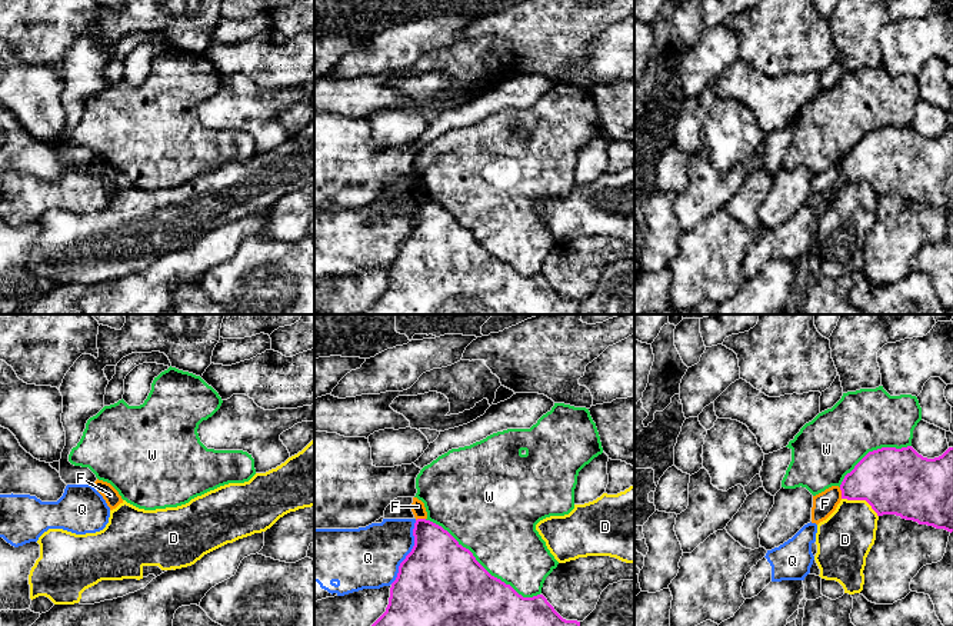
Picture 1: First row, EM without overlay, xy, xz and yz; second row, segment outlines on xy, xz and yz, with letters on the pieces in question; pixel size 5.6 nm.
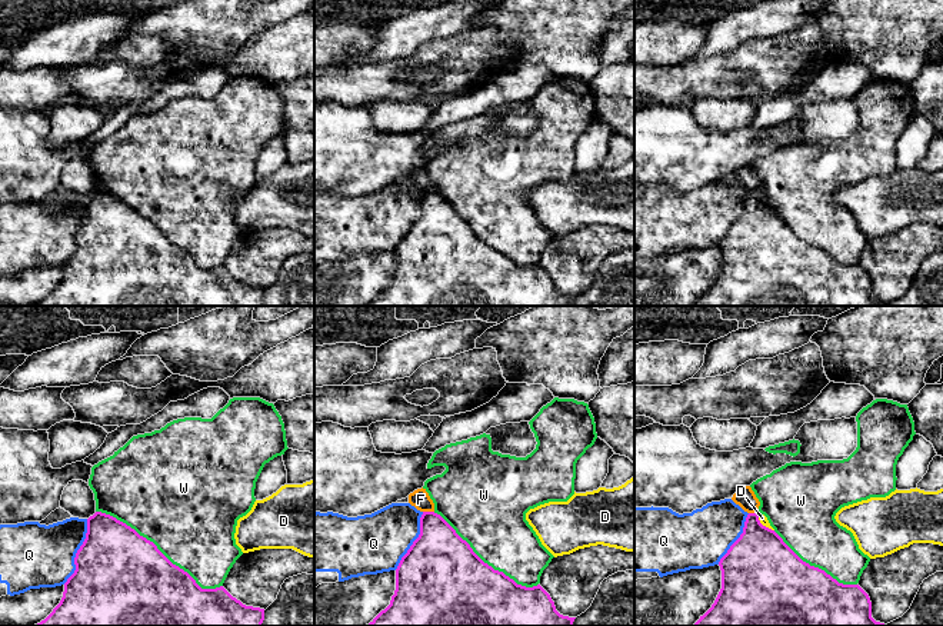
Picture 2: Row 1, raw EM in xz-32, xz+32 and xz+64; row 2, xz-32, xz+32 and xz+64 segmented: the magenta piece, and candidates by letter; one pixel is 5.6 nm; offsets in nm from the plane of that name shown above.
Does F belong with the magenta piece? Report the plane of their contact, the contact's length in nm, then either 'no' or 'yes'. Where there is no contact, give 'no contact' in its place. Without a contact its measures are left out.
meets magenta in yz; contact 70 nm long; no

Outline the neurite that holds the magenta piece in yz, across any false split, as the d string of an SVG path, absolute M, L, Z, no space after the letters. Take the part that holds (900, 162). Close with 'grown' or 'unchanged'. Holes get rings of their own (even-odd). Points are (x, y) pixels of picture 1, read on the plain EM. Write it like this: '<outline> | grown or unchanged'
M912 126L869 131L840 164L842 179L866 180L877 196L896 194L953 212L953 127L927 139Z | unchanged

